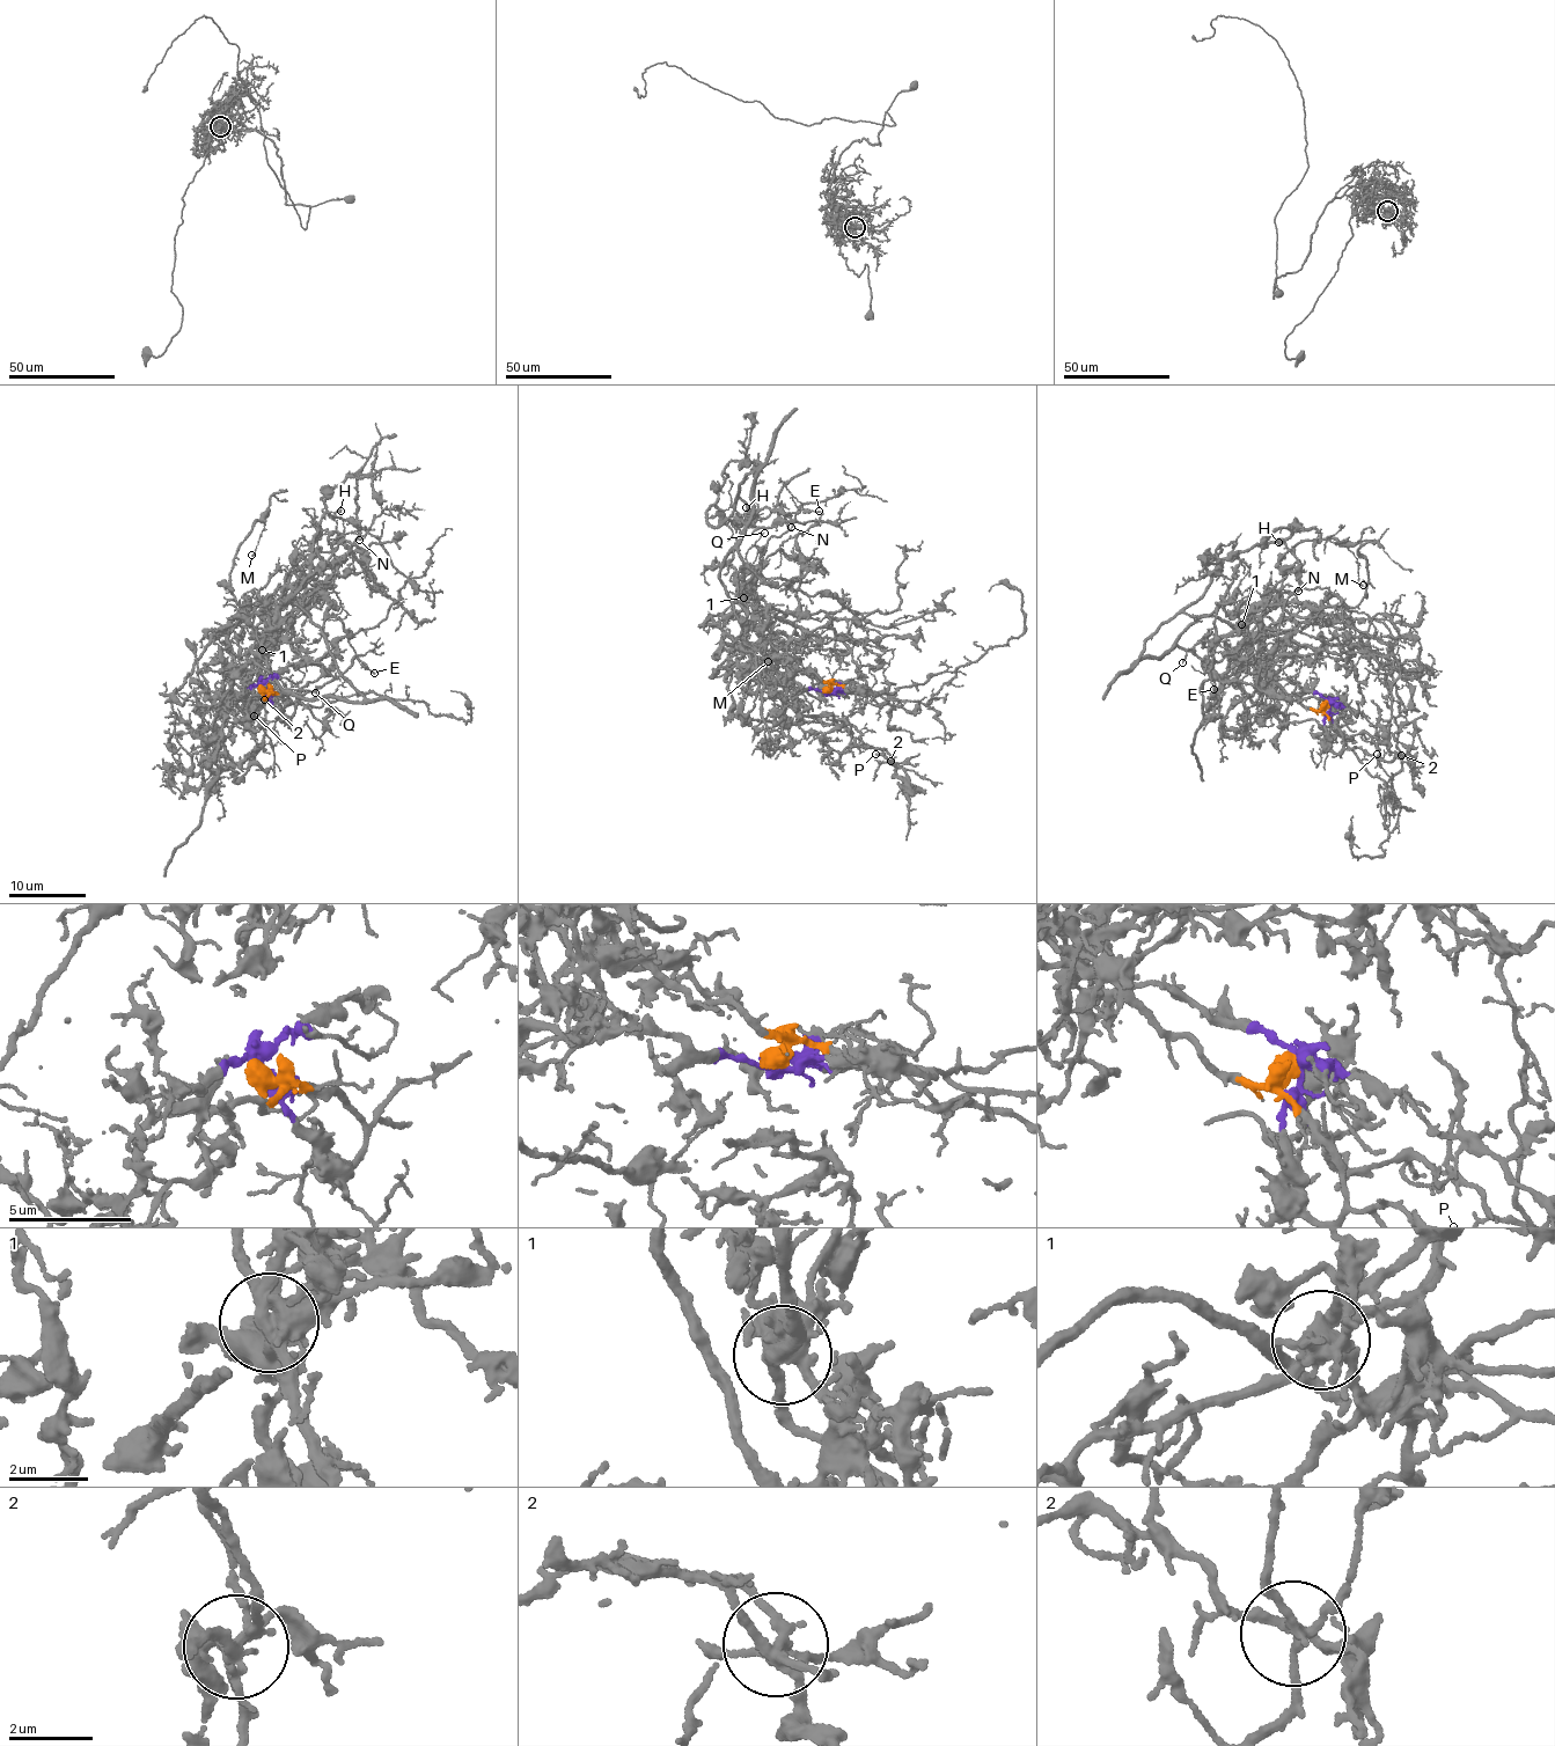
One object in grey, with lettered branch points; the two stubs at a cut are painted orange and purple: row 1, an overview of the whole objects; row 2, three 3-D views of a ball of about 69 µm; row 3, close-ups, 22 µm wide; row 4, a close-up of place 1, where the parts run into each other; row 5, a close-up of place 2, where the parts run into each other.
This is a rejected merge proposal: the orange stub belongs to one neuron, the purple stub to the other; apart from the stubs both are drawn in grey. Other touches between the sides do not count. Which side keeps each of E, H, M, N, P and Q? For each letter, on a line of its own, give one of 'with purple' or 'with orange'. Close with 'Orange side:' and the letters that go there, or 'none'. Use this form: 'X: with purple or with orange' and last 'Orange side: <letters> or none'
E: with orange
H: with orange
M: with orange
N: with orange
P: with orange
Q: with orange
Orange side: E, H, M, N, P, Q

